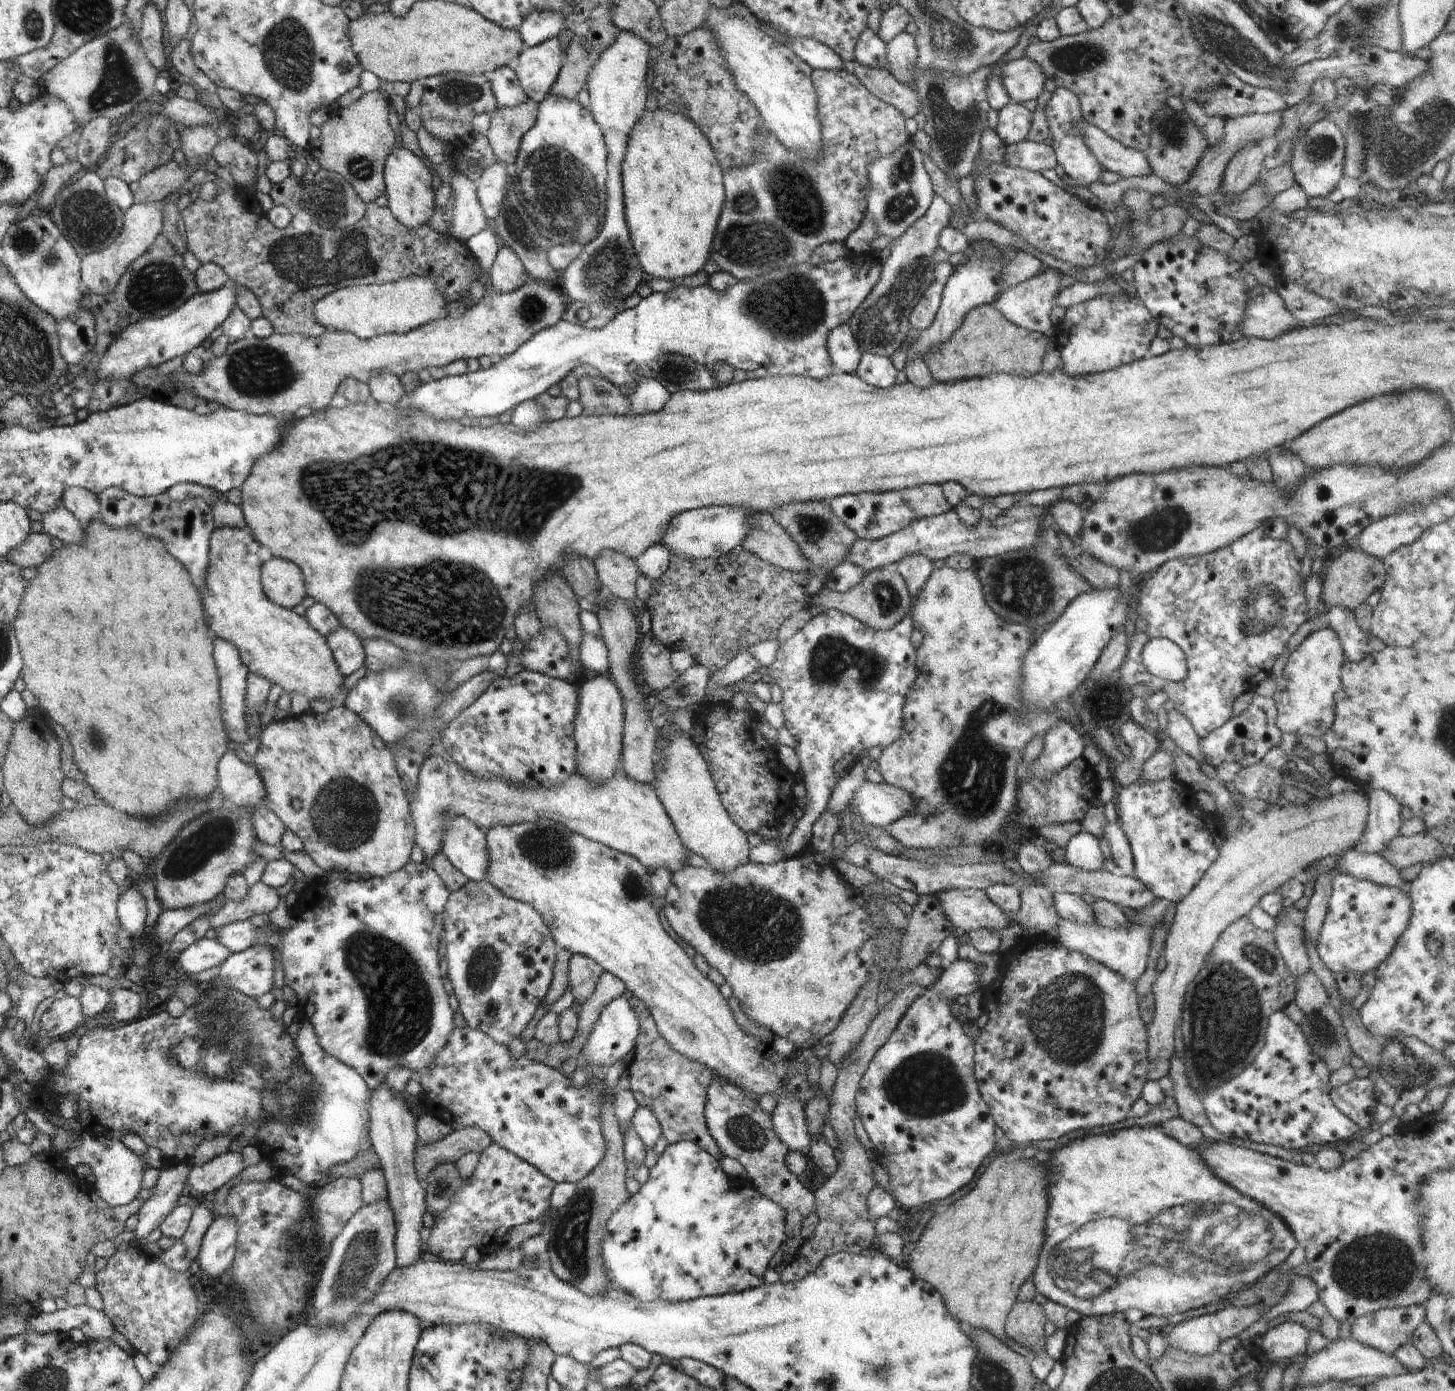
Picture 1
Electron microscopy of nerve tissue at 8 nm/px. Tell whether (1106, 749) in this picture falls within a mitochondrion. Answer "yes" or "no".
no

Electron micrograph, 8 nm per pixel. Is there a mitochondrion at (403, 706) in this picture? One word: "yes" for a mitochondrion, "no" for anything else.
yes

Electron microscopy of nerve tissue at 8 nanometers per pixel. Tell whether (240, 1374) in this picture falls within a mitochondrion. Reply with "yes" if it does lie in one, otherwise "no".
no

